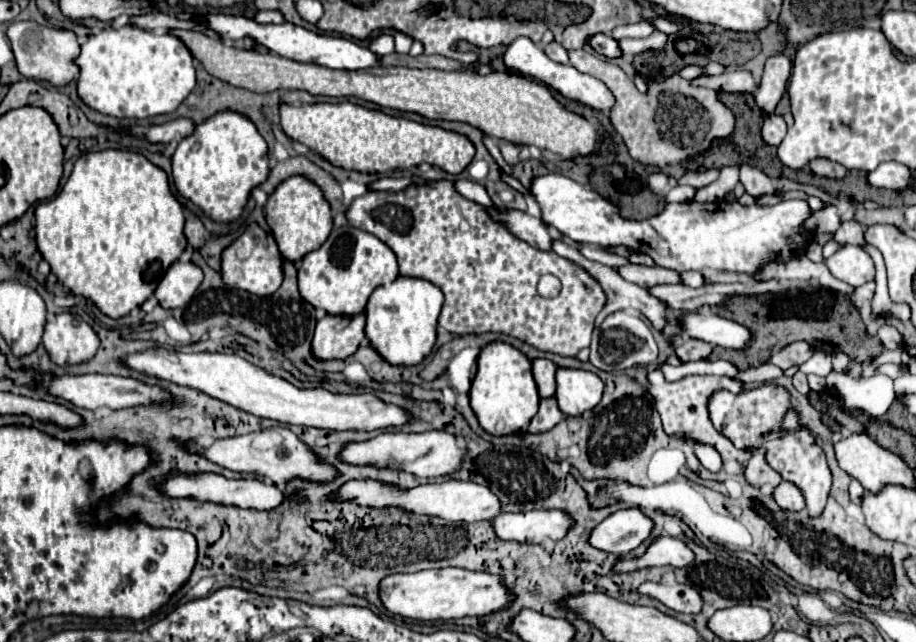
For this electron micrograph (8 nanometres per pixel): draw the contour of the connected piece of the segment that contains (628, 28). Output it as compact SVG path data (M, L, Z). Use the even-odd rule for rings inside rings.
M635 22L635 24L625 24L625 26L617 26L611 30L611 36L615 40L621 38L647 38L653 32L653 26L649 22Z

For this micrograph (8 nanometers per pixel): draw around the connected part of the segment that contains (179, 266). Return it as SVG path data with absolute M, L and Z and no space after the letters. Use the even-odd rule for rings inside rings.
M175 262L155 290L155 298L163 308L179 308L187 304L203 280L203 272L193 262Z

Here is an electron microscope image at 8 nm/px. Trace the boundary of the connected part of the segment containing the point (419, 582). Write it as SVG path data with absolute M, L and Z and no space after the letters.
M463 568L419 570L413 574L391 574L379 582L379 598L391 614L401 614L413 620L451 620L463 616L487 616L507 608L513 600L507 594L501 578L487 572L469 572Z

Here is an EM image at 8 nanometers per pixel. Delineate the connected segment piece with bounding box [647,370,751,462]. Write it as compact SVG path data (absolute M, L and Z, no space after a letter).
M659 370L649 372L647 374L647 380L649 380L647 392L655 400L655 408L661 414L663 430L667 434L671 434L671 436L673 434L679 434L679 436L683 436L685 440L691 440L691 442L711 444L721 454L723 462L727 462L727 460L747 462L751 458L751 452L749 450L739 450L739 448L733 446L733 442L729 438L721 436L721 432L717 432L713 428L711 418L709 418L709 396L713 396L713 392L717 392L717 390L729 390L733 394L745 392L743 382L739 382L735 378L725 378L725 376L689 376L689 378L683 378L679 382L669 384L669 382L665 382L665 378L663 378L663 374Z

